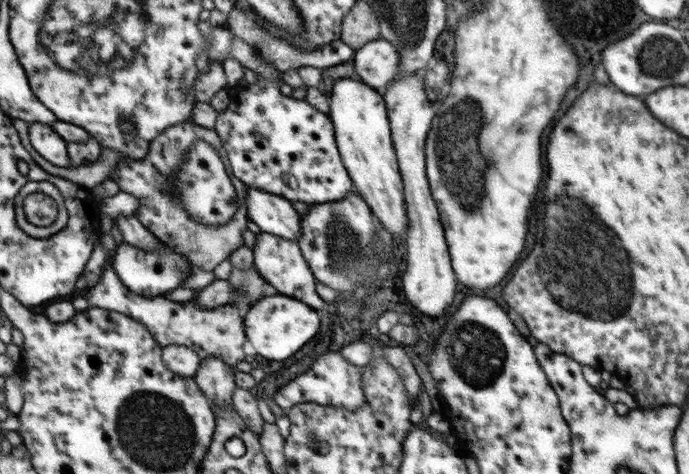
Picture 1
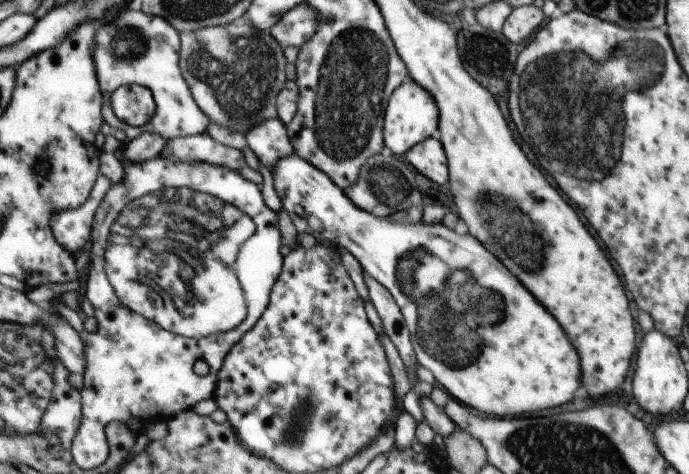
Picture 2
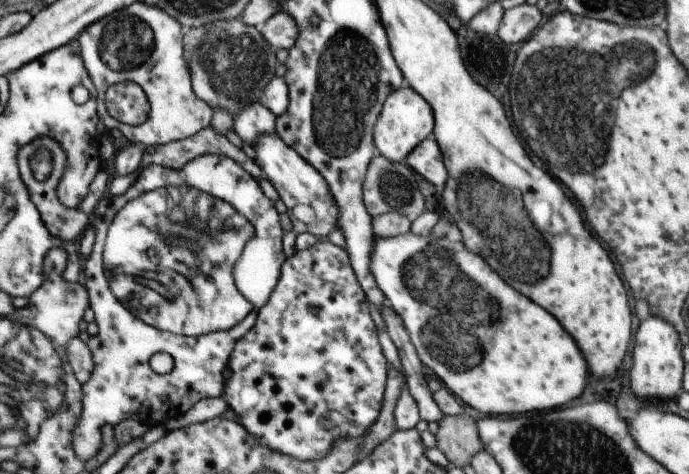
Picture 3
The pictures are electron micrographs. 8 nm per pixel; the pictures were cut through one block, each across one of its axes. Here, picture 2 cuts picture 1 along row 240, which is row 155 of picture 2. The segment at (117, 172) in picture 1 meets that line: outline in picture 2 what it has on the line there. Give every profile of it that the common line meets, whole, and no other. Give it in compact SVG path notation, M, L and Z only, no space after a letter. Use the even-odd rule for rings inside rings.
M208 133L167 141L159 155L160 158L172 160L174 164L204 162L238 171L247 166L240 150L215 142Z

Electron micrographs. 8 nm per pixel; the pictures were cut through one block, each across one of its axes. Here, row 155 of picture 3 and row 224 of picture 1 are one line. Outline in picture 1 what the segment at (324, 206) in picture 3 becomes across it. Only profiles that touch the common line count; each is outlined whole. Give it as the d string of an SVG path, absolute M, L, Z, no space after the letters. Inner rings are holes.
M248 188L245 204L248 220L261 231L297 242L300 237L299 214L290 200L258 188Z

